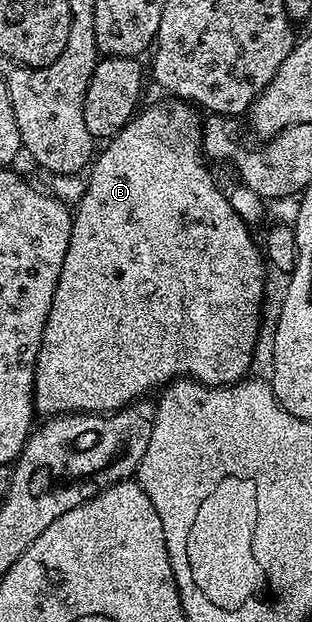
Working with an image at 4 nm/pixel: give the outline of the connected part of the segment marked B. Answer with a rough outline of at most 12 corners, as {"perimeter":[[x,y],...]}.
{"perimeter":[[189,102],[91,162],[37,414],[249,376],[266,257]]}

